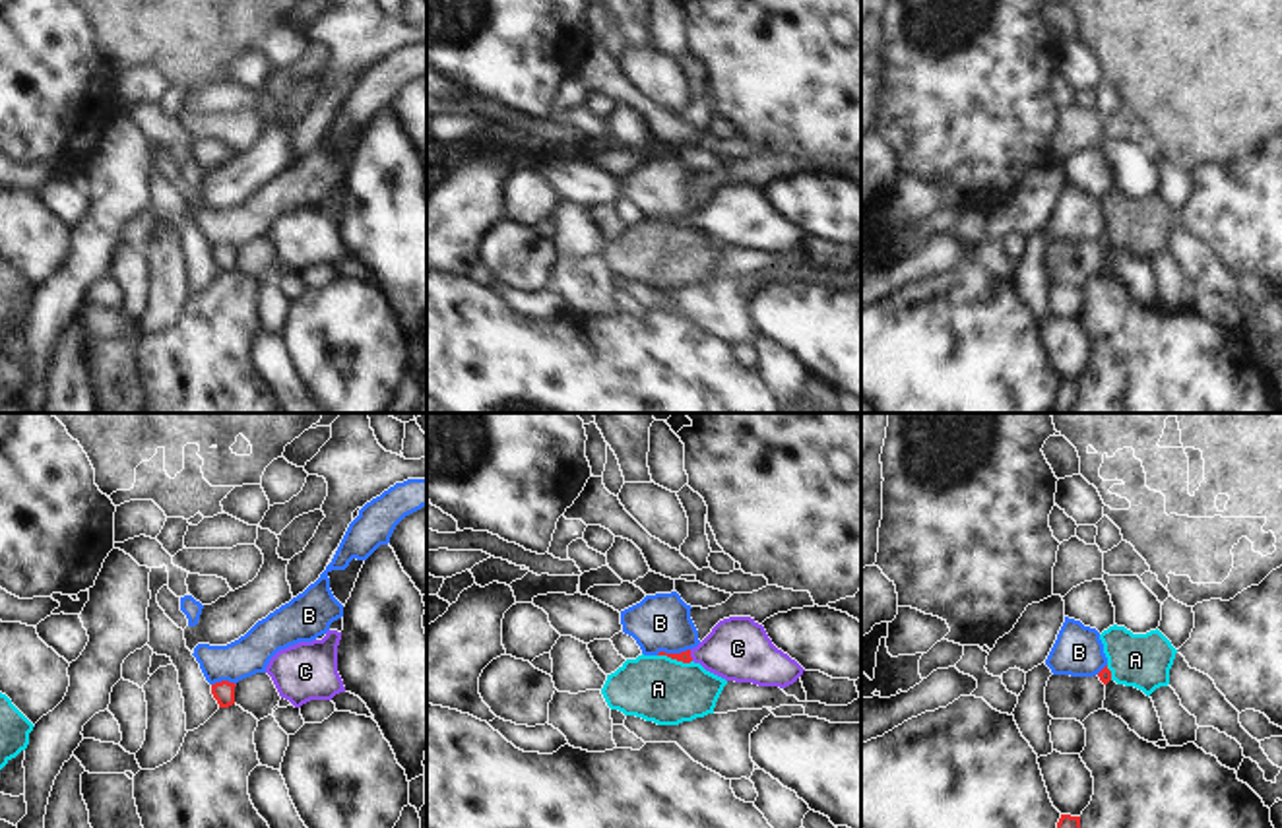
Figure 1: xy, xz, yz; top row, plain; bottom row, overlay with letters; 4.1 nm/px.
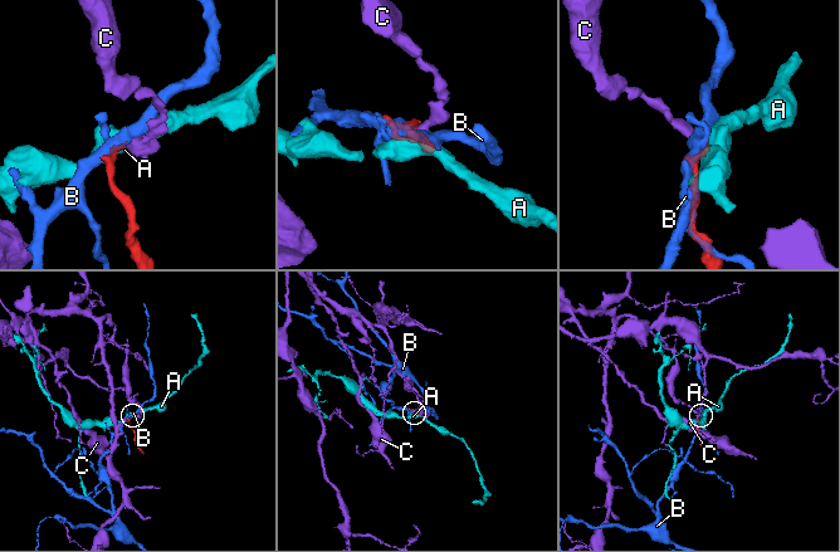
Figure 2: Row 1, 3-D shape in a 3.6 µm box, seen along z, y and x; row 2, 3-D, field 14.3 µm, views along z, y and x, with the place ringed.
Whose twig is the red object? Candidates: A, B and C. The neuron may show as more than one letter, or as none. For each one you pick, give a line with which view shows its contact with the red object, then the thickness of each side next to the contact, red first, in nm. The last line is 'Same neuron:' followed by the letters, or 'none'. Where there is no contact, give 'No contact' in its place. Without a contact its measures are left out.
C: Touches red in xz. Thickness 50 nm (red) against 260 nm
Same neuron: C.

